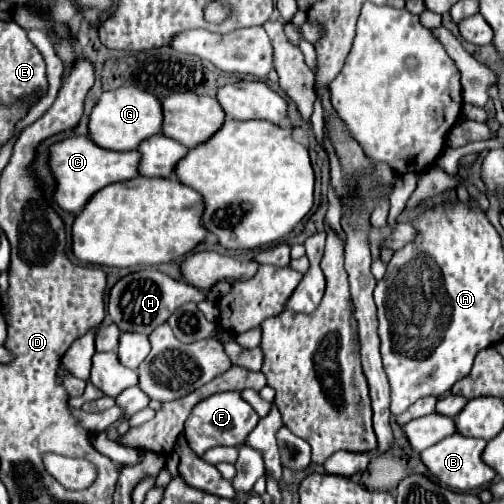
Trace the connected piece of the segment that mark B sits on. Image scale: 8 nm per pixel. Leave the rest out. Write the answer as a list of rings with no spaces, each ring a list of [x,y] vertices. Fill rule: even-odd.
[[[458,433],[446,437],[444,441],[438,441],[436,445],[424,449],[420,453],[420,459],[422,463],[428,467],[430,475],[444,487],[448,487],[450,491],[474,491],[474,489],[480,489],[484,485],[488,485],[492,479],[494,479],[494,471],[484,465],[484,461],[480,459],[482,451],[486,447],[486,441],[484,439],[470,439],[470,437],[460,437]]]

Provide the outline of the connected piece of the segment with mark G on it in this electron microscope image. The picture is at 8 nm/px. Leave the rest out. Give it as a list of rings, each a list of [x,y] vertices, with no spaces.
[[[118,87],[104,91],[100,101],[94,105],[88,119],[88,137],[104,149],[110,151],[134,151],[150,135],[160,133],[162,125],[162,105],[160,101],[138,87]]]

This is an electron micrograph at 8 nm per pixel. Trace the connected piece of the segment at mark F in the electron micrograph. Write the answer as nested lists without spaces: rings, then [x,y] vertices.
[[[226,391],[226,393],[216,393],[204,401],[200,401],[184,427],[184,435],[186,441],[190,445],[190,449],[202,457],[206,449],[216,447],[216,445],[228,445],[228,447],[238,447],[244,443],[244,439],[248,437],[248,433],[258,425],[258,413],[242,399],[242,395],[238,391]]]

